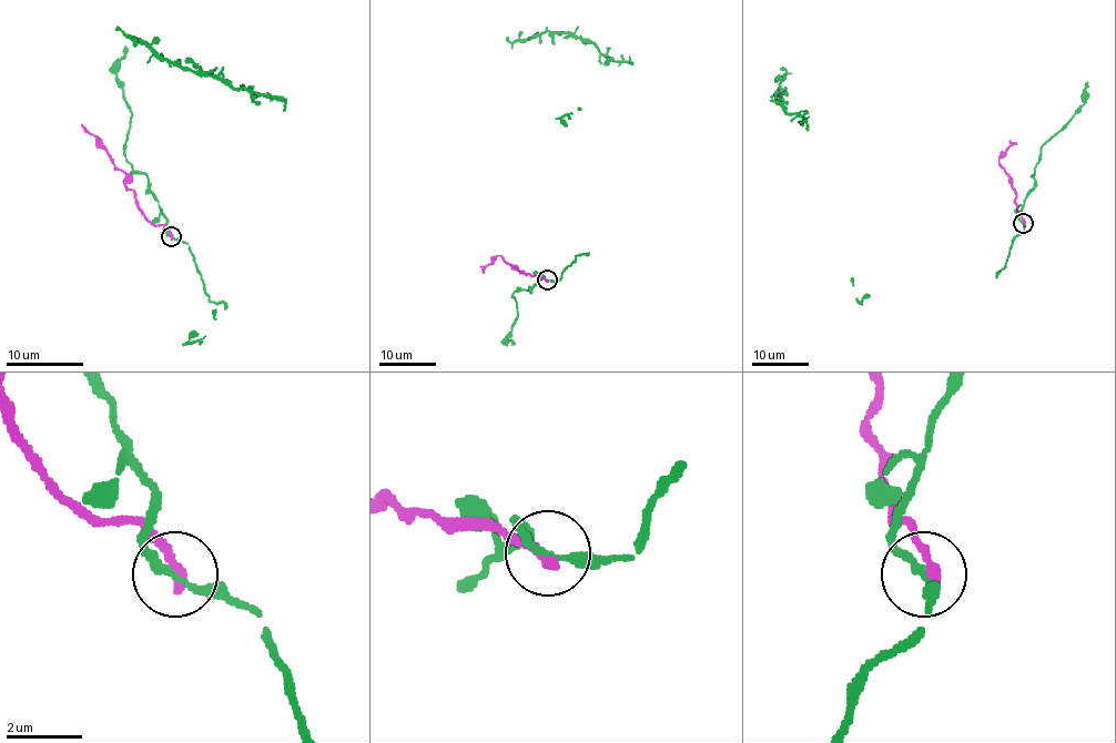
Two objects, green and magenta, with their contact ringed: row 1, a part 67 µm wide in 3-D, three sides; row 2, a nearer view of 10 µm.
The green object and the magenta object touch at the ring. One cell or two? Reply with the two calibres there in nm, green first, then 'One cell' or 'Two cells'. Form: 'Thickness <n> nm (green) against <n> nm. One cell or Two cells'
Thickness 180 nm (green) against 320 nm. Two cells

